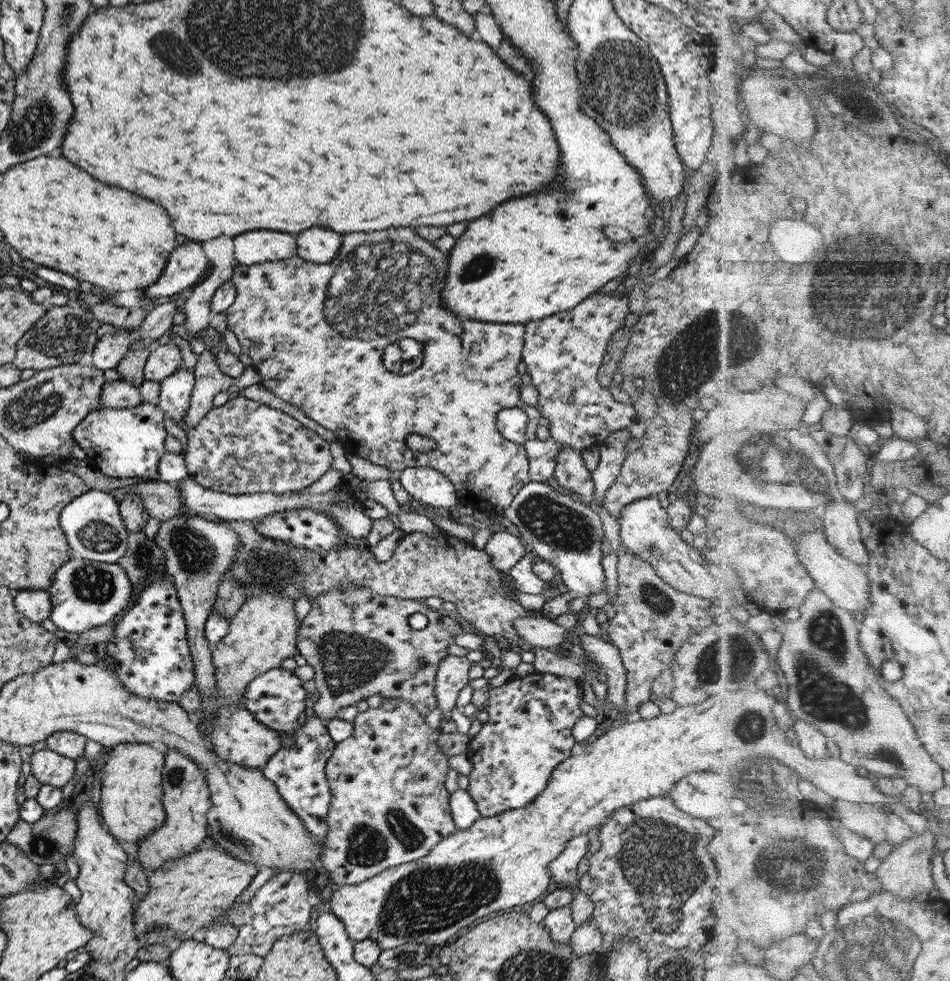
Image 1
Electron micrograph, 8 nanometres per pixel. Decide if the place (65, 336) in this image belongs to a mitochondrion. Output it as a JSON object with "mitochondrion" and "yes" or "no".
{"mitochondrion":"yes"}

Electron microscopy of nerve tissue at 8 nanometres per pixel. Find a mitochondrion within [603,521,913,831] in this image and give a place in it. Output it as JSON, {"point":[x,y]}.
{"point":[822,695]}

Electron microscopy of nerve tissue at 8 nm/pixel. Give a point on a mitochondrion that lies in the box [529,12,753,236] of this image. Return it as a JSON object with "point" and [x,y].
{"point":[624,87]}

